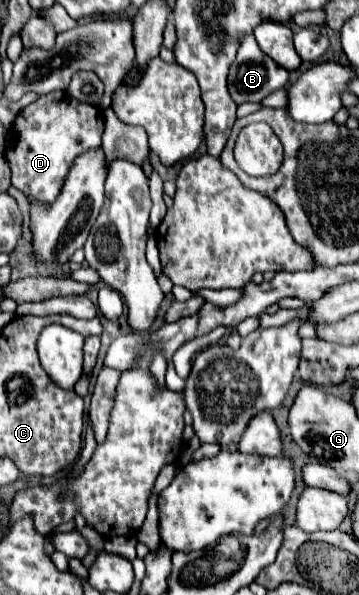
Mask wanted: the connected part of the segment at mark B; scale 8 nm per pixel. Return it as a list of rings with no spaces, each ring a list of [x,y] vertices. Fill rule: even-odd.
[[[244,36],[228,74],[228,90],[234,102],[260,102],[270,92],[284,88],[288,80],[288,70],[268,58],[258,48],[254,36]]]

